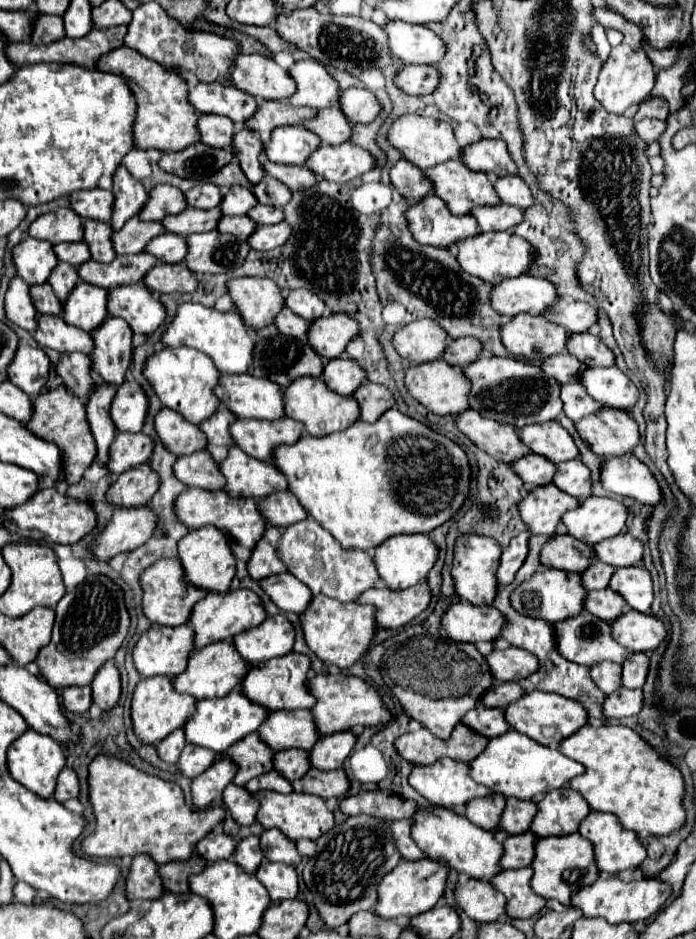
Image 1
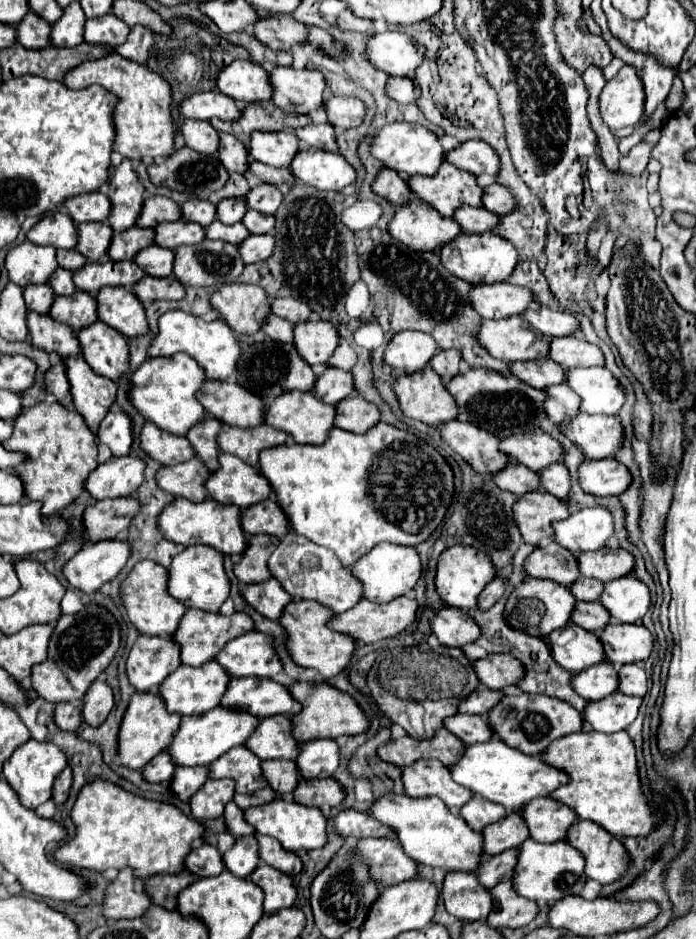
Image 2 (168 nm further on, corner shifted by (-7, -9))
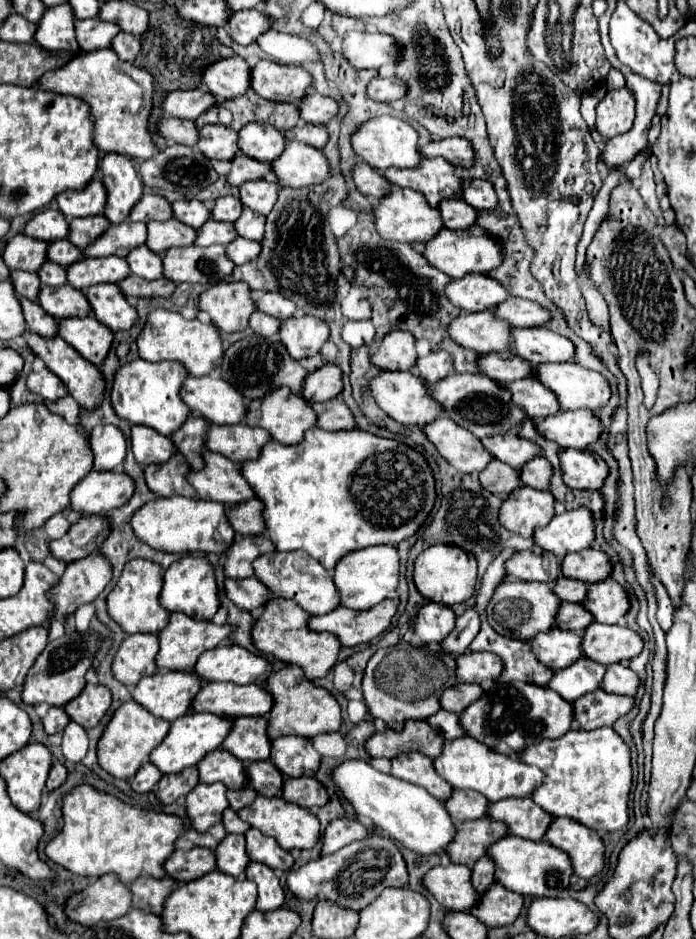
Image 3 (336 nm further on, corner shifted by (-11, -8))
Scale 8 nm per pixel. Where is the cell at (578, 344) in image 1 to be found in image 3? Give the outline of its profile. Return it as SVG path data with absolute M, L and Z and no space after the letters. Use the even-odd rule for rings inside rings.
M515 328L513 330L515 348L521 358L531 366L543 362L567 362L575 356L575 346L569 338L549 330L549 328Z

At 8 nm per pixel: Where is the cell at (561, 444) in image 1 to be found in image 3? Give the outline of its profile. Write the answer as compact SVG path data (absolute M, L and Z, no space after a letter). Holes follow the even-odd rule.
M499 434L499 436L491 436L491 438L483 438L481 442L493 454L493 458L507 462L515 470L519 466L525 466L531 458L541 456L541 446L537 446L535 442L525 440L521 436Z

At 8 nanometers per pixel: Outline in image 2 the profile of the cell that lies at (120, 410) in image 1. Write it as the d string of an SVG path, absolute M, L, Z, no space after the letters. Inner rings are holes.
M117 405L111 407L109 415L105 415L105 419L99 425L97 437L99 437L99 443L103 443L111 449L113 457L129 455L129 449L133 443L131 419Z

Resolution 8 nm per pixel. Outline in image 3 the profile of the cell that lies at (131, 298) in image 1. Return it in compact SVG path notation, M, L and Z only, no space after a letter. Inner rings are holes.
M97 284L87 290L95 318L113 332L129 330L135 324L137 310L127 302L117 284Z

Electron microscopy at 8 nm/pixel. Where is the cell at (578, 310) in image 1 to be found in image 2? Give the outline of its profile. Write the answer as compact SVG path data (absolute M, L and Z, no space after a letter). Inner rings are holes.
M537 303L529 305L519 317L523 321L527 321L539 333L549 335L549 337L555 337L555 335L563 337L565 333L573 335L575 329L577 329L577 321L575 321L575 317L571 313L553 311L549 307L539 307Z

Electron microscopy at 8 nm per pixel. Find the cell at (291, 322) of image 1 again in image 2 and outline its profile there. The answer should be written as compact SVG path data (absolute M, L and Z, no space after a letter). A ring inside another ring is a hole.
M267 315L261 329L265 335L269 335L271 339L275 339L279 343L291 343L291 327L293 327L293 323L287 323L285 319L279 319L275 315Z

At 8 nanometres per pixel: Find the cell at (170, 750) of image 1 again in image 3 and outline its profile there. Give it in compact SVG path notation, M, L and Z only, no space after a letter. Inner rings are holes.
M145 762L139 768L139 772L131 778L131 786L135 792L151 792L159 784L161 776L163 774L159 774L159 770L155 770L155 766L151 766L151 762Z

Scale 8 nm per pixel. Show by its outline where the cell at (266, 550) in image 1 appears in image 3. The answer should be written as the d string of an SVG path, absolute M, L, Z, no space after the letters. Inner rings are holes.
M235 536L233 546L227 550L227 562L225 562L225 574L229 578L251 578L251 562L267 552L273 552L275 546L271 546L271 540L267 536Z

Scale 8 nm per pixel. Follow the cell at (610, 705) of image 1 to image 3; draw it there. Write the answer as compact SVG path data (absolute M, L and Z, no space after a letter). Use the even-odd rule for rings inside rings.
M593 690L573 702L575 720L583 730L595 730L613 726L635 706L635 698L607 694L605 690Z

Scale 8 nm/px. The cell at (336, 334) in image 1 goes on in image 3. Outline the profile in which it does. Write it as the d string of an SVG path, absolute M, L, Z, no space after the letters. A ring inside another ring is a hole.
M293 316L281 326L281 342L295 360L303 360L321 352L329 338L329 326L315 316Z

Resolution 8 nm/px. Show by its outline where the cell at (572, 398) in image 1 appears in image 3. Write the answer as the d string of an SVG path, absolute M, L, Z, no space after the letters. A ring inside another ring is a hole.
M523 378L505 386L513 394L513 402L523 406L529 418L545 418L561 410L559 402L555 402L555 394L541 382L535 382L535 378Z

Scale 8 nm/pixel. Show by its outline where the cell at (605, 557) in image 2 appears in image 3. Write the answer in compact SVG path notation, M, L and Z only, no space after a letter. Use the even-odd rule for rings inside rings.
M583 550L575 554L567 554L563 558L563 576L575 578L587 584L601 582L611 576L613 562L603 550Z

